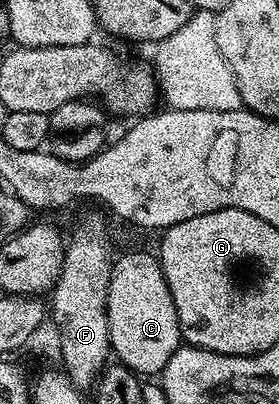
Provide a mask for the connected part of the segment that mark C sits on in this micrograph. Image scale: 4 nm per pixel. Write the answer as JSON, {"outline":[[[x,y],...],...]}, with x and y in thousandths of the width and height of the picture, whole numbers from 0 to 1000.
{"outline":[[[452,624],[409,644],[387,708],[387,827],[419,899],[538,936],[577,923],[581,908],[656,849],[631,787],[631,757],[602,718],[563,631],[523,624]]]}

